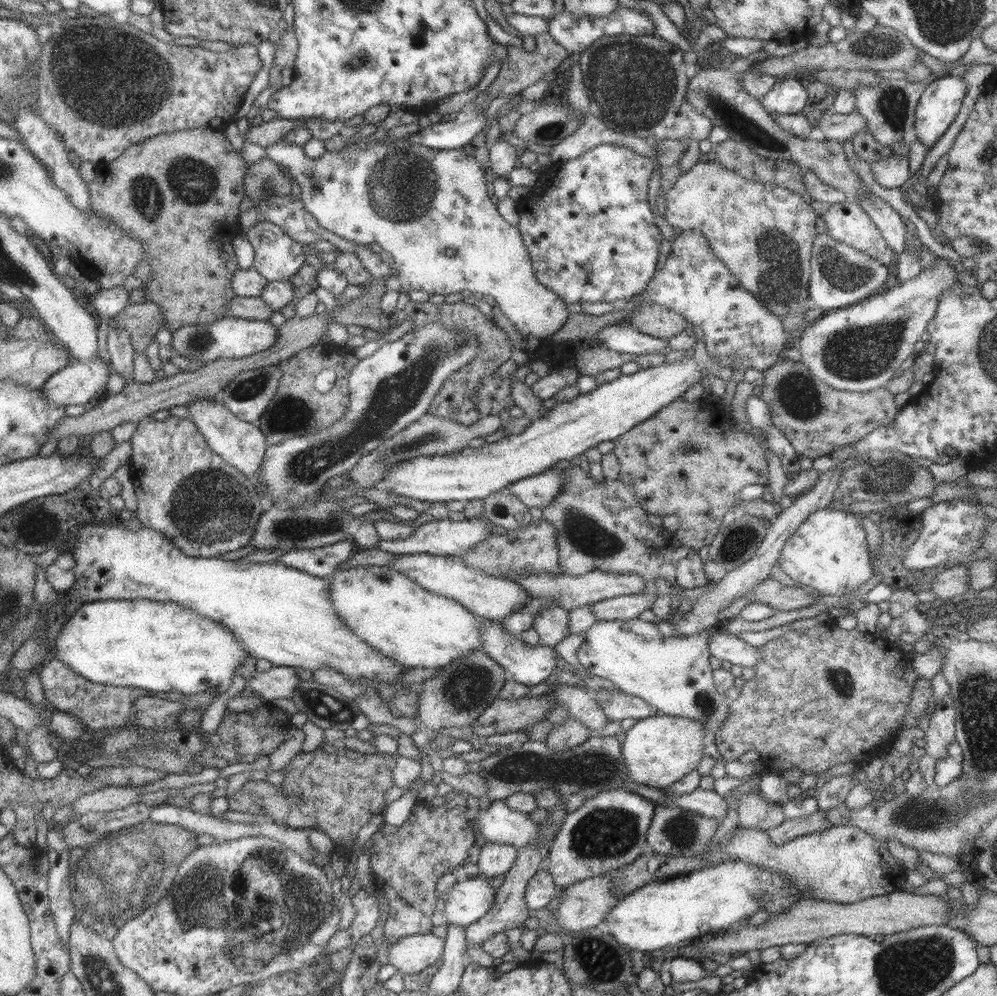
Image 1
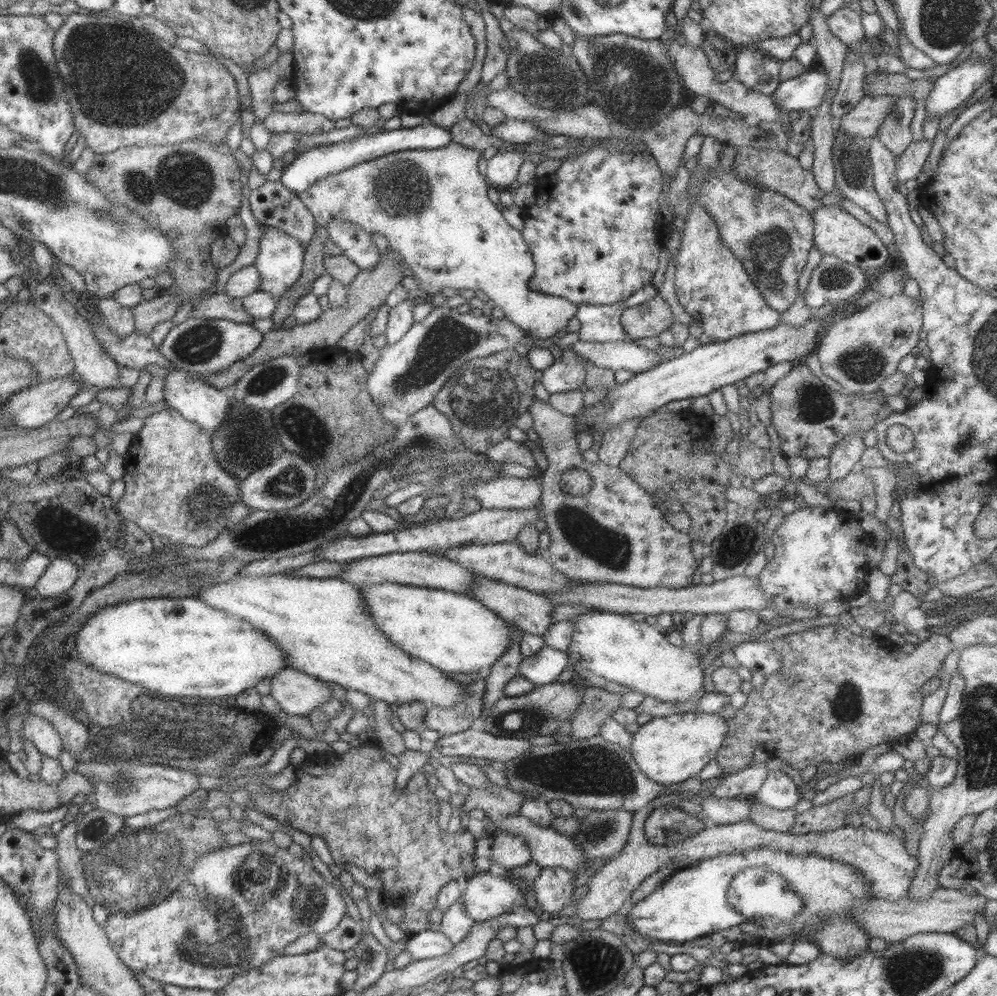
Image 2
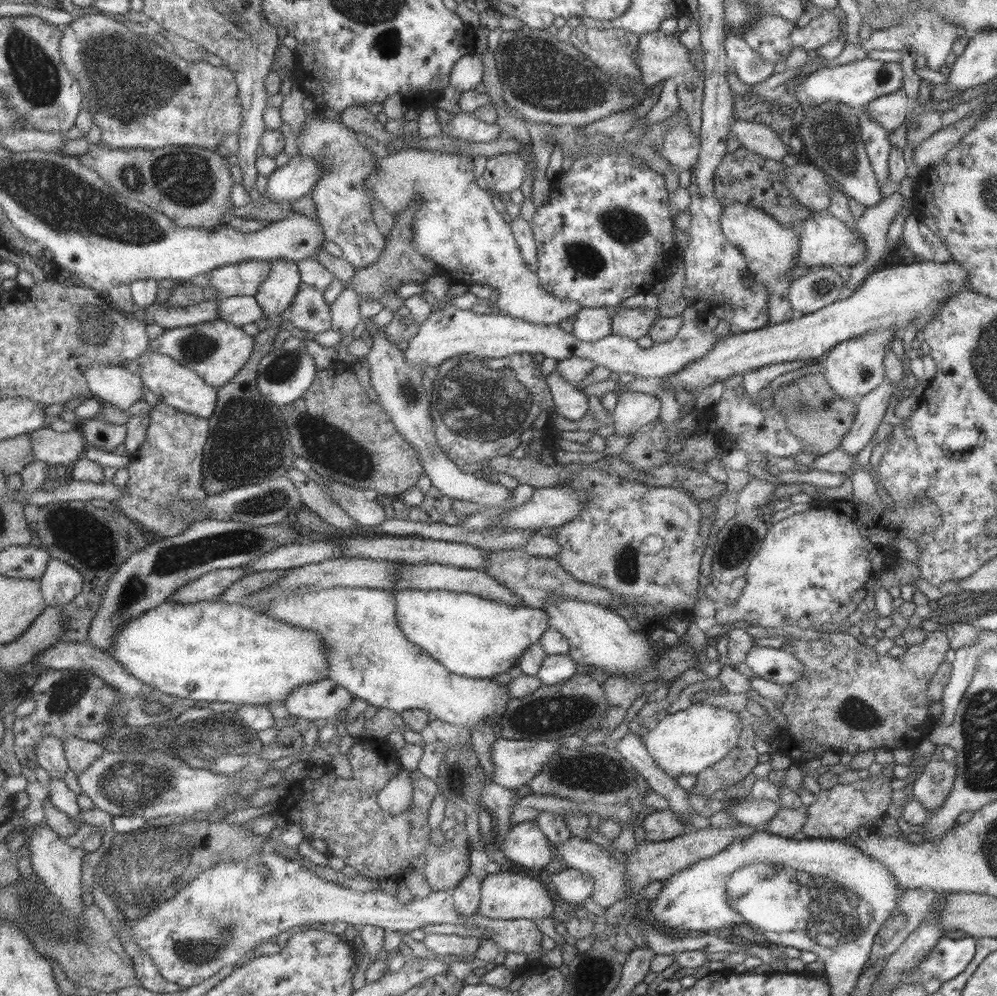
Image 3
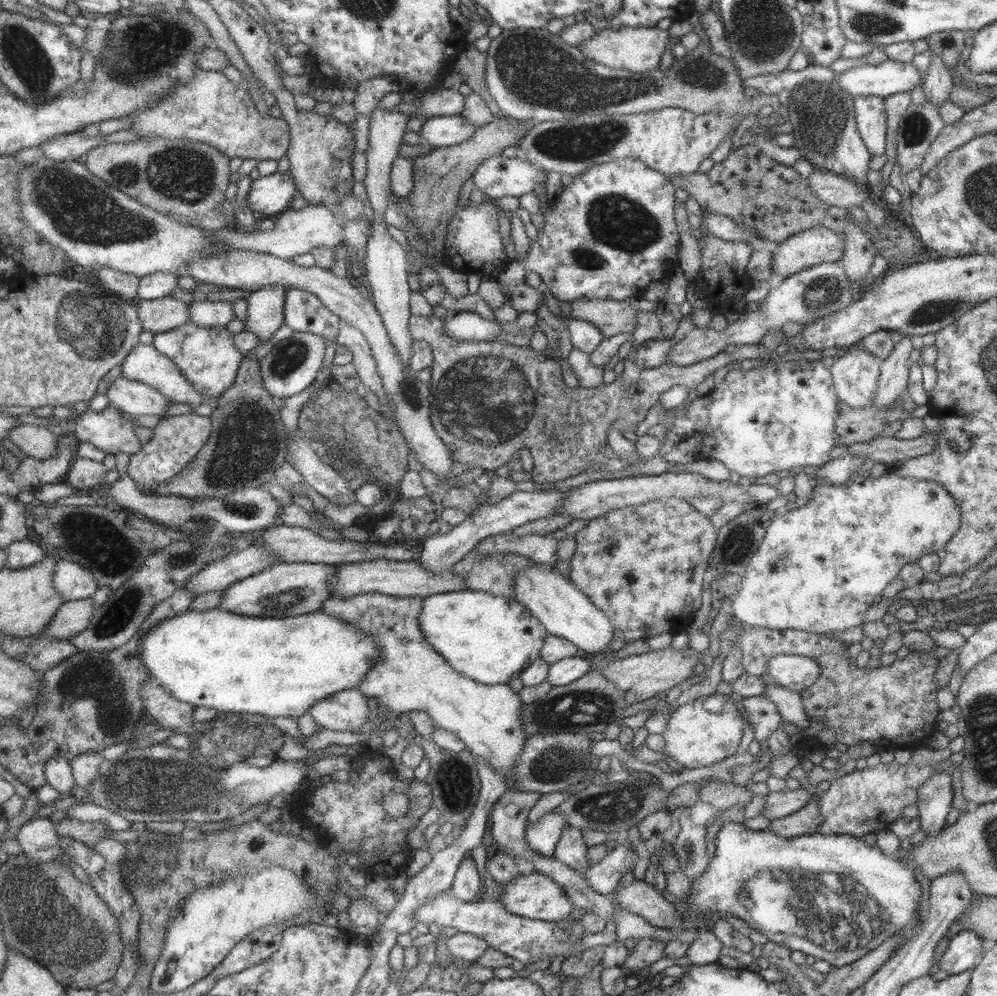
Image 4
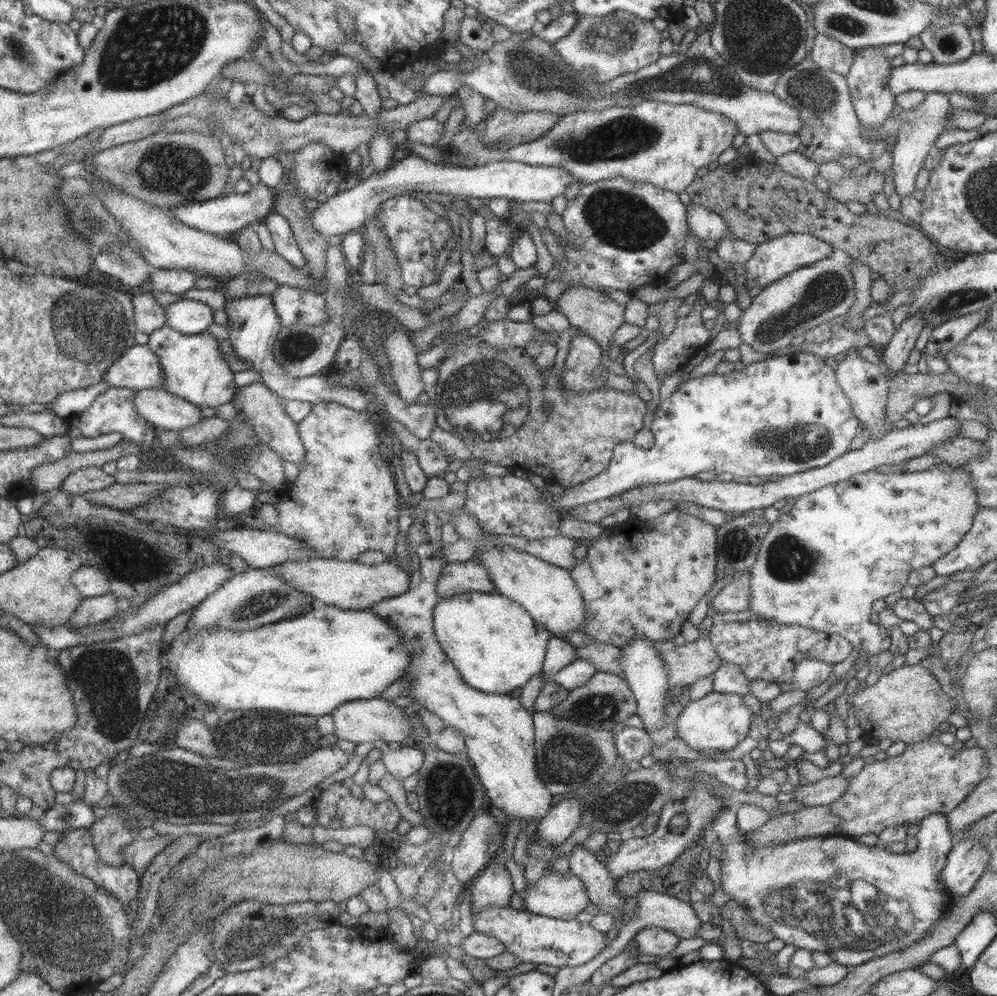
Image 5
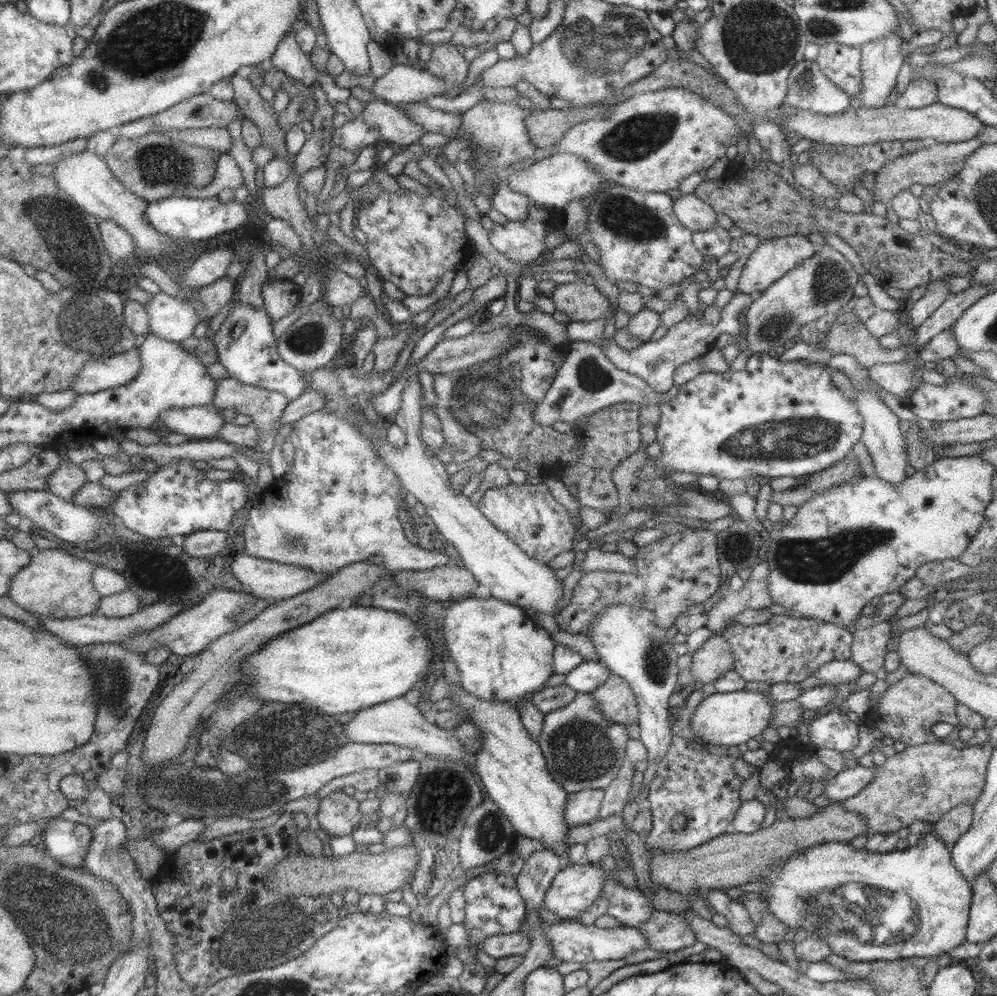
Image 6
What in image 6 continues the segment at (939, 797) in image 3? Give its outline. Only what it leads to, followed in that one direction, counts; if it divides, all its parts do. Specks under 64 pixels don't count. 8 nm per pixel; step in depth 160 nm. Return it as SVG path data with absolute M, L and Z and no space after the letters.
M932 827L928 833L919 836L914 846L885 853L869 852L865 849L856 850L847 842L824 842L823 844L806 848L803 852L792 854L787 860L776 862L772 868L768 868L760 876L760 880L756 881L769 885L760 895L767 897L767 910L779 923L783 923L788 930L801 927L806 932L817 933L830 946L833 954L846 958L848 961L895 961L901 958L937 957L966 941L967 918L972 899L971 882L952 863L950 848L940 842Z

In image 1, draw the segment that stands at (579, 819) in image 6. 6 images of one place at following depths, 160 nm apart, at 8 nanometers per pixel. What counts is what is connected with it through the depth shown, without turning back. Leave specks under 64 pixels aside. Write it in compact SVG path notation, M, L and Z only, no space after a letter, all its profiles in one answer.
M487 842L480 848L476 865L479 874L485 877L504 875L513 866L518 849L514 846Z

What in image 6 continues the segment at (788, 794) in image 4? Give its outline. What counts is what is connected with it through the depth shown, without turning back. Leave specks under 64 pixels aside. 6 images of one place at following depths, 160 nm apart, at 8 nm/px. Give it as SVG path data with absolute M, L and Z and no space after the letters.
M856 765L855 768L847 768L833 776L823 789L823 794L833 802L841 802L855 796L862 789L862 786L869 783L875 775L875 767L865 768Z

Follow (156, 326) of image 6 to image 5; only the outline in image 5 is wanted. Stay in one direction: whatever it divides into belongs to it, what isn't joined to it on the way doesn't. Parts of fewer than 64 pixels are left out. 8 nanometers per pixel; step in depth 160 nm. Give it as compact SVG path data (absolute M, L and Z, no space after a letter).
M181 299L164 308L164 325L181 334L199 334L212 322L212 310L197 300Z

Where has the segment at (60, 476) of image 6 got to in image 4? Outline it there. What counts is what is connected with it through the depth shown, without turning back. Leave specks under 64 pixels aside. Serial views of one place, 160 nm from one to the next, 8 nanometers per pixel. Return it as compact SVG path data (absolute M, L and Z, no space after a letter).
M75 457L71 463L64 481L76 490L91 488L105 484L105 466L102 462L89 460L88 458Z

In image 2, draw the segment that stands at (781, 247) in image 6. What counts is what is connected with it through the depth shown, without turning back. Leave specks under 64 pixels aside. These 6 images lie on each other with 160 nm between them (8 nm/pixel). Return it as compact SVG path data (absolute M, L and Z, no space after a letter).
M822 205L813 211L811 219L813 219L812 246L815 246L821 255L832 254L847 264L859 266L865 272L880 270L888 261L888 248L879 241L873 230L863 226L839 206Z

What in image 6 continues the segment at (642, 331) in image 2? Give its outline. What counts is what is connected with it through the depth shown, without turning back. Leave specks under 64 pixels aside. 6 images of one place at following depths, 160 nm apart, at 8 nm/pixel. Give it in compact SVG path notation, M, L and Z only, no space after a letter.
M581 280L557 284L551 299L556 310L567 314L571 321L589 322L603 317L605 322L611 311L617 310L591 283Z

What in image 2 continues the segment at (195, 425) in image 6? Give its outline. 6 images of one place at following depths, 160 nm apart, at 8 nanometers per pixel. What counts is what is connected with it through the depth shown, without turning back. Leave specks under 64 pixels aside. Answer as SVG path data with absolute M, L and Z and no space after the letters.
M39 278L37 282L35 292L30 294L29 300L59 325L73 359L74 375L78 376L85 386L95 386L98 389L118 388L120 366L101 348L99 341L94 339L85 316L75 311L71 301L67 302L63 299L63 292L59 290L57 284L50 285L46 280Z

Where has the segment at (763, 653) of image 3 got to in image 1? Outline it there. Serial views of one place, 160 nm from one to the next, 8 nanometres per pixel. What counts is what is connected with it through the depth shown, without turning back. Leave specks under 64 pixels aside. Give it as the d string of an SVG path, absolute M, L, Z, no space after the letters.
M720 627L713 635L709 635L707 647L711 657L731 665L753 668L761 663L761 654L757 652L757 647L749 646L735 635L724 632Z

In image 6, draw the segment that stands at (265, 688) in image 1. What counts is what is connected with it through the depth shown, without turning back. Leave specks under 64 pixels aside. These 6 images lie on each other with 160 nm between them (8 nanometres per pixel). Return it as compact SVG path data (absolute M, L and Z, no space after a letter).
M393 698L381 702L373 707L361 709L354 714L353 719L344 725L344 735L350 742L361 744L392 744L405 747L411 750L418 750L423 754L441 756L449 761L463 761L467 766L475 764L475 753L468 753L452 730L435 726L428 722L417 706L405 702L405 698Z

